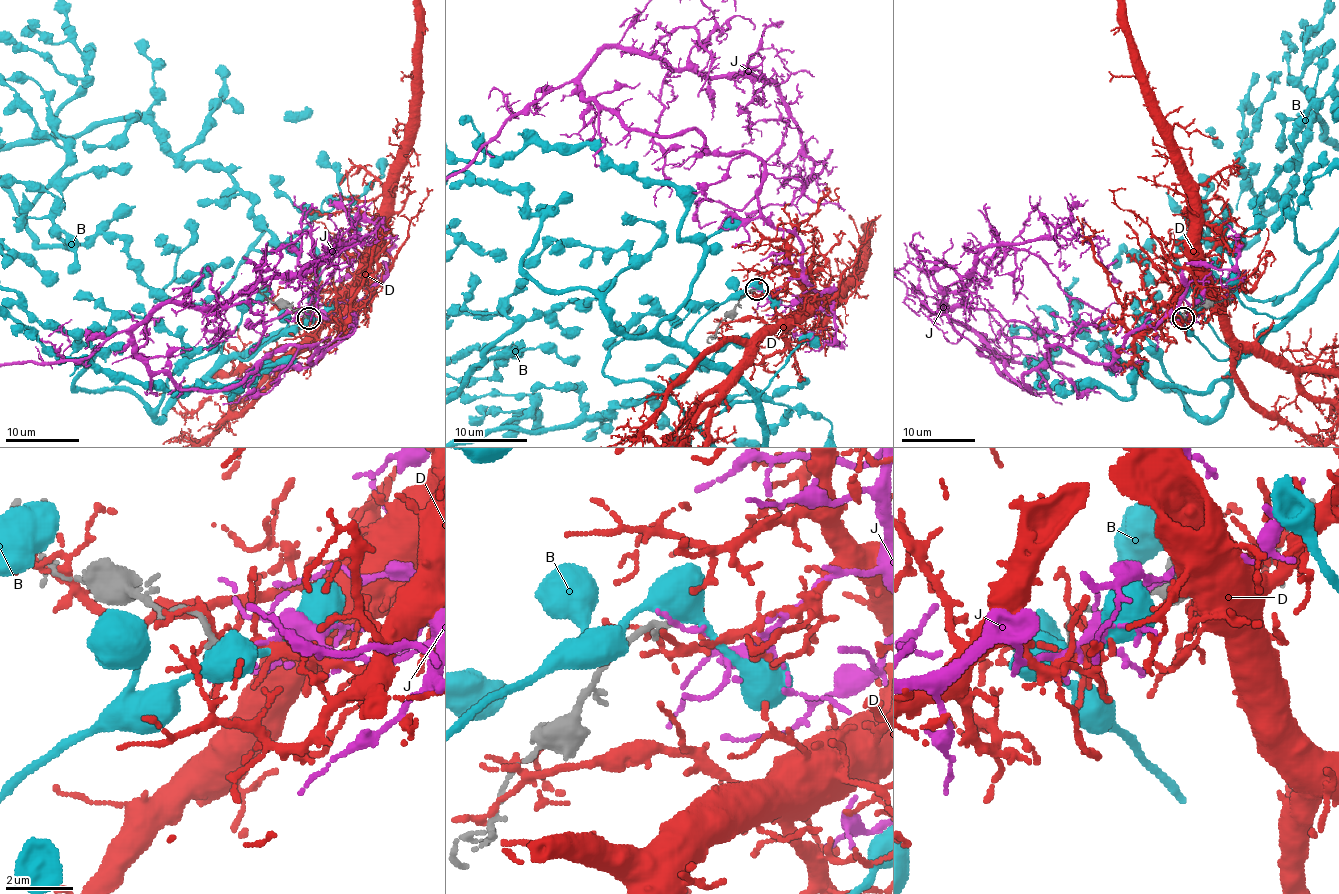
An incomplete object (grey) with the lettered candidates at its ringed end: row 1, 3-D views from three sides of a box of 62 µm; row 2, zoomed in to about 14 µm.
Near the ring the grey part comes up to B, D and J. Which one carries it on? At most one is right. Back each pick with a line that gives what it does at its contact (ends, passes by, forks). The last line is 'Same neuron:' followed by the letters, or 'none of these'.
Same neuron: none of these

